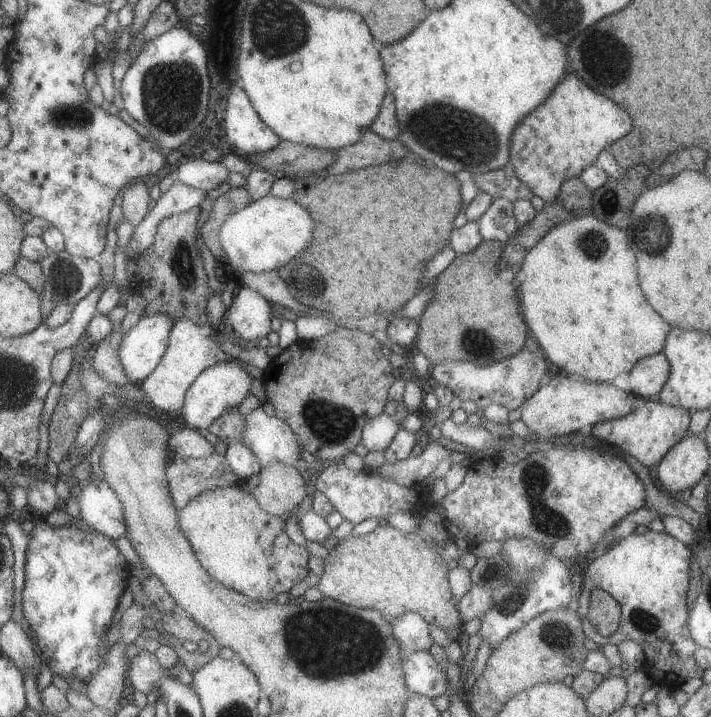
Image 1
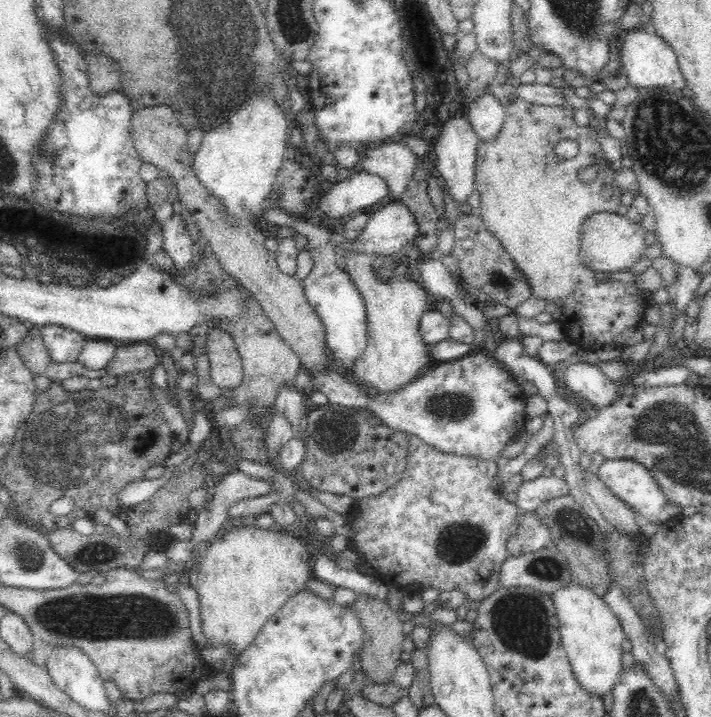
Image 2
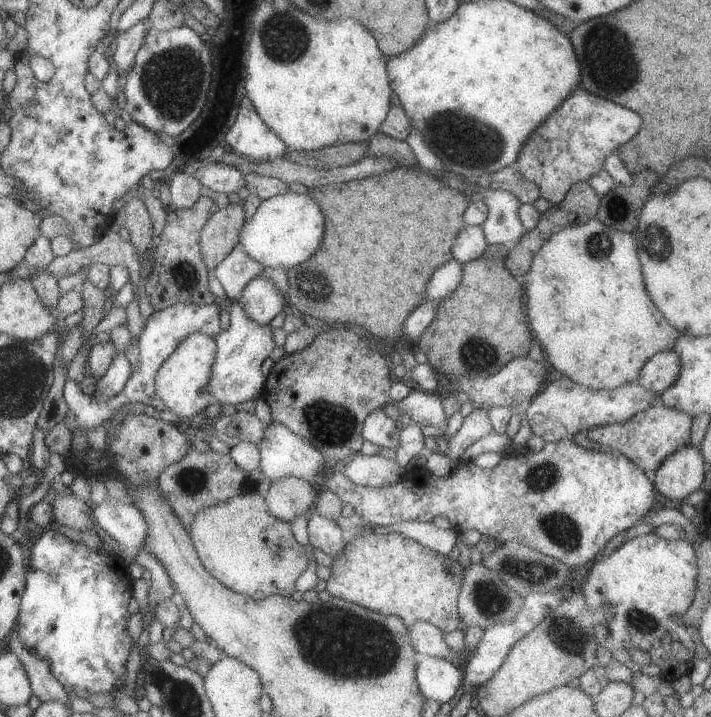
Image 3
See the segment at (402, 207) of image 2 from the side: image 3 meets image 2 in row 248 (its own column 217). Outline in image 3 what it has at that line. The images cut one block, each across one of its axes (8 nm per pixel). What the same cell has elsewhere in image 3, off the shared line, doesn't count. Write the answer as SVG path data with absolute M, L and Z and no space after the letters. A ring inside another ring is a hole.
M237 301L231 302L228 307L229 326L214 336L216 355L208 380L208 391L212 396L212 402L218 402L220 406L228 404L234 407L235 404L249 399L253 400L261 394L266 378L260 366L271 354L276 344L272 337L273 329L268 324L254 323L254 320L249 318L245 309Z

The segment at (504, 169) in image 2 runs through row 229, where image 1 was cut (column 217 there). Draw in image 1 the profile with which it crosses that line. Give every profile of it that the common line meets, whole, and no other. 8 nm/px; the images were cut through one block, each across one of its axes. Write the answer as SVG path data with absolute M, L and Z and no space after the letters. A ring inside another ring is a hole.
M233 485L205 490L197 498L189 500L181 510L177 510L177 518L179 528L205 572L208 572L209 576L212 576L219 584L239 592L249 600L274 601L278 594L287 593L293 584L297 584L309 574L307 568L309 553L305 547L289 539L285 533L284 517L264 512L248 489Z

